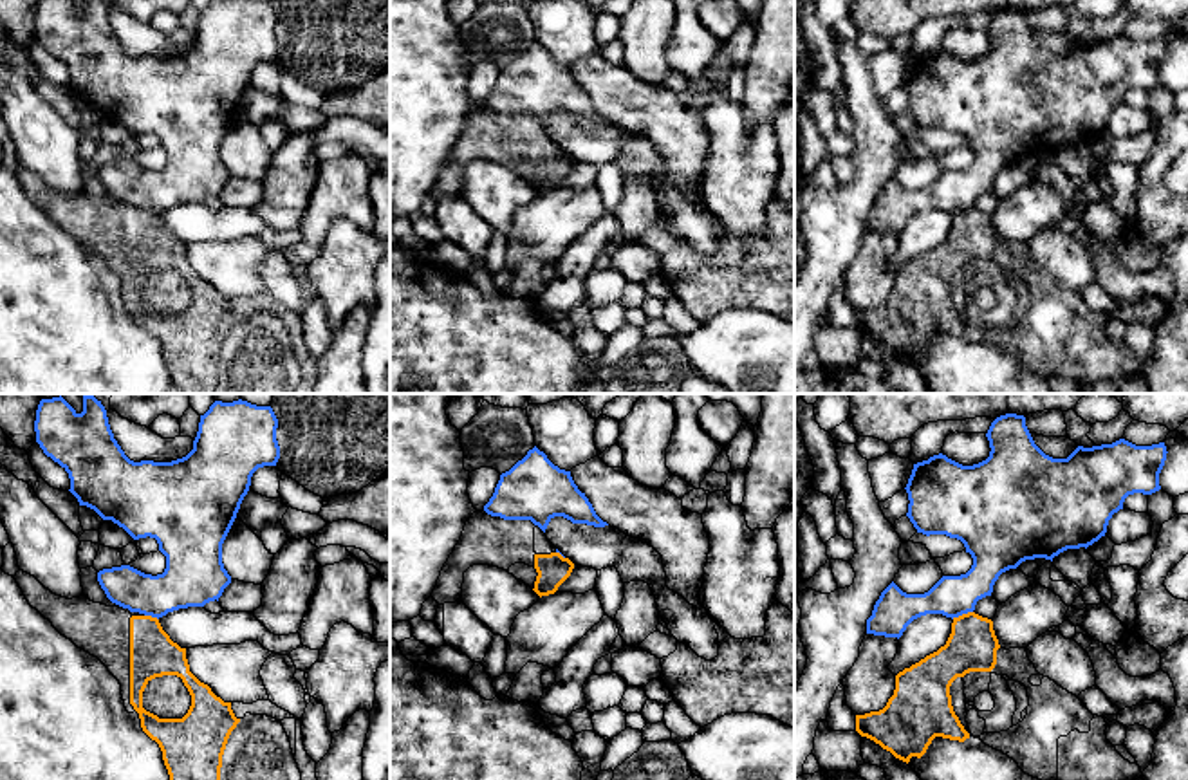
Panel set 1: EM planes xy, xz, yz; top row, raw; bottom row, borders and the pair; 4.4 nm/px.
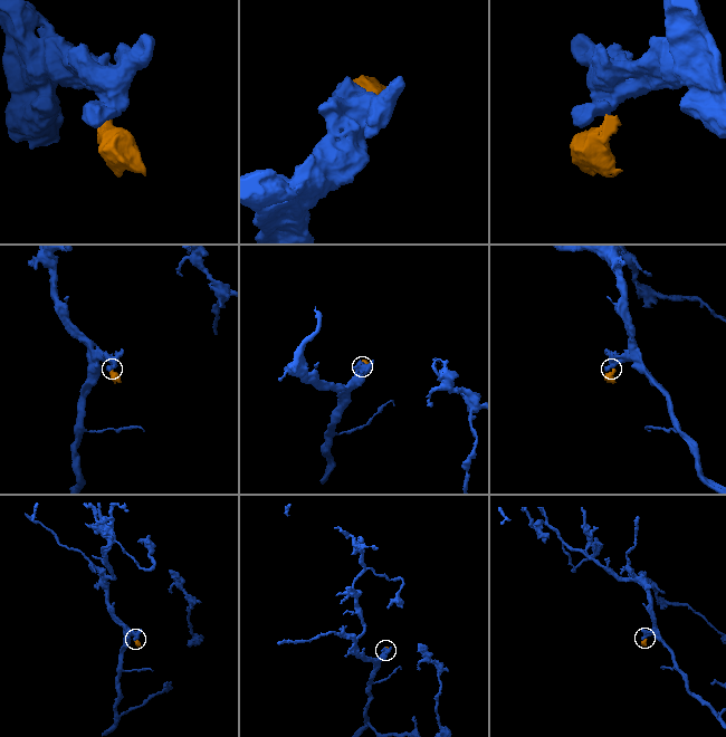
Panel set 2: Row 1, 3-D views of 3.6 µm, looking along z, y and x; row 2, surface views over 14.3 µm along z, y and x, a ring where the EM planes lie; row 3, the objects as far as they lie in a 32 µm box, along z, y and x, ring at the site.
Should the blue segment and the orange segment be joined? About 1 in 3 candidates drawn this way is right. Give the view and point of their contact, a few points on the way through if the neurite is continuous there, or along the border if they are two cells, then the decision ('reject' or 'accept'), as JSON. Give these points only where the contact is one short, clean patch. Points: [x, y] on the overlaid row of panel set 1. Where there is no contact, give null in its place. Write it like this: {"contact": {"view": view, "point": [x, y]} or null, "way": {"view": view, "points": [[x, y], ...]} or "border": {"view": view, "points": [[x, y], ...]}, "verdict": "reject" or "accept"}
{"contact": {"view": "yz", "point": [961, 614]}, "border": {"view": "yz", "points": [[972, 611], [952, 618]]}, "verdict": "reject"}

